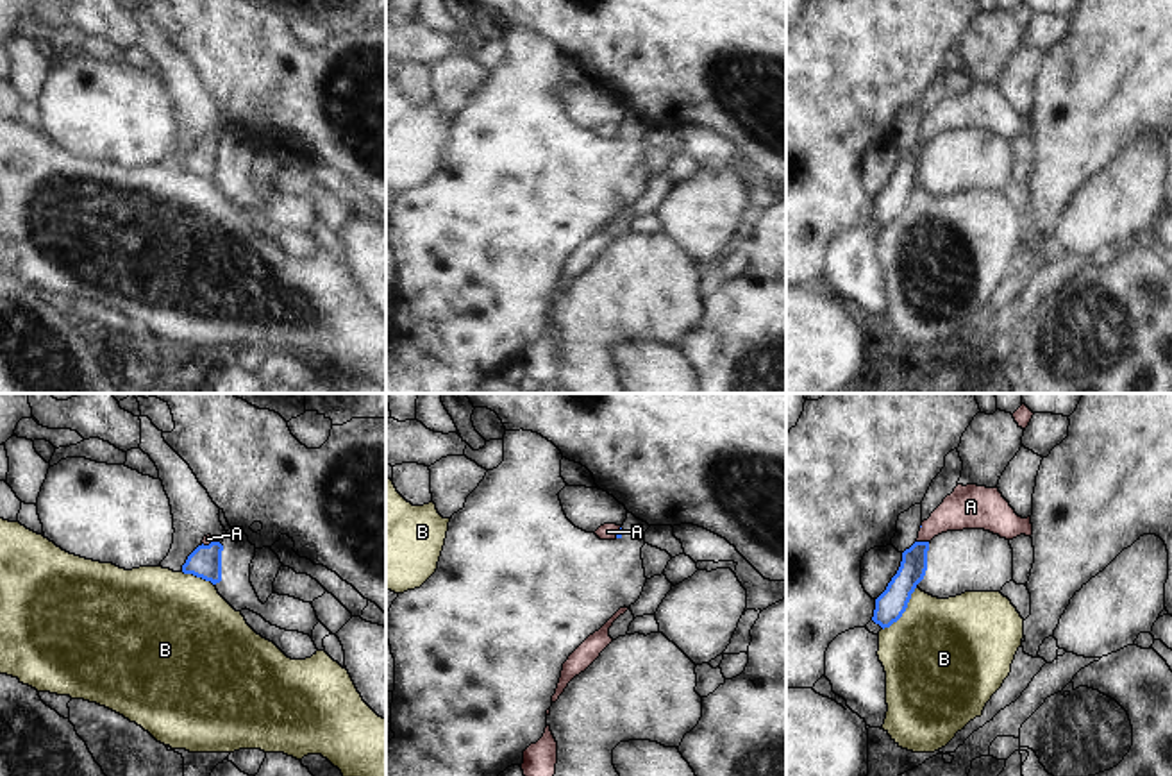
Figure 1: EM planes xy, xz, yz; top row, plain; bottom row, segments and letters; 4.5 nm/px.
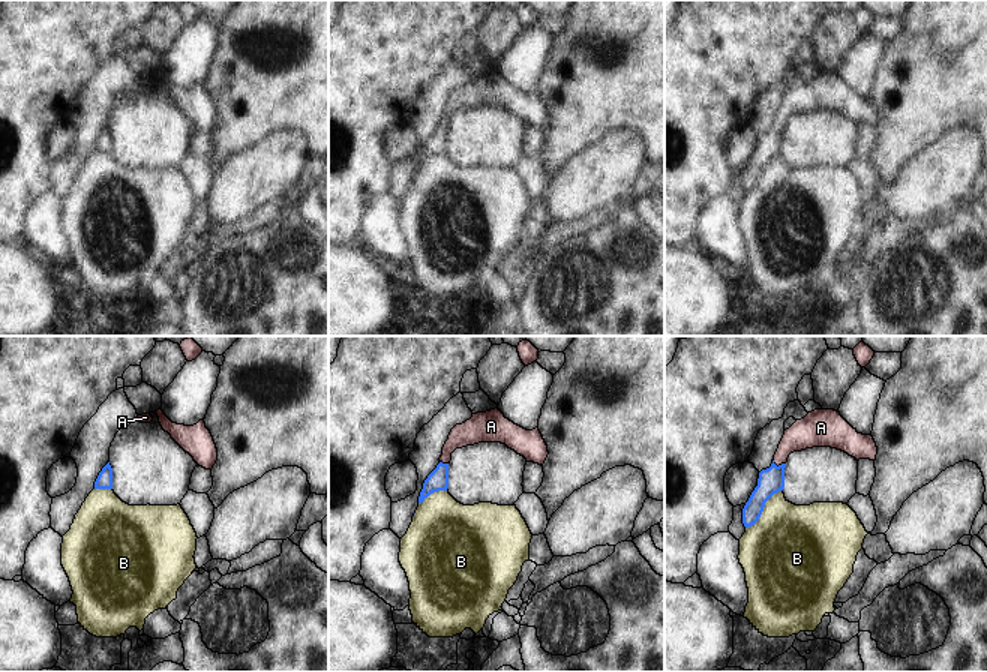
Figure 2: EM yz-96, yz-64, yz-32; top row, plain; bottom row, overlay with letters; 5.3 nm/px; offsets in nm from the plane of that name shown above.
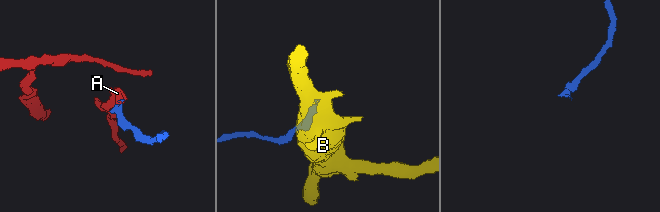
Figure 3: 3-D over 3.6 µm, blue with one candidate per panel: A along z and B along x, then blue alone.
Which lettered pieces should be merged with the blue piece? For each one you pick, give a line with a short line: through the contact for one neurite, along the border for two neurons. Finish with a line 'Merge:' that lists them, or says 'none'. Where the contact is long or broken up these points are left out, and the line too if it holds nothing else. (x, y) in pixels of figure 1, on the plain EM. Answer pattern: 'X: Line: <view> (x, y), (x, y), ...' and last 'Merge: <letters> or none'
A: Line: yz (913, 165), (917, 151), (924, 142), (945, 117), (967, 106)
Merge: A.

